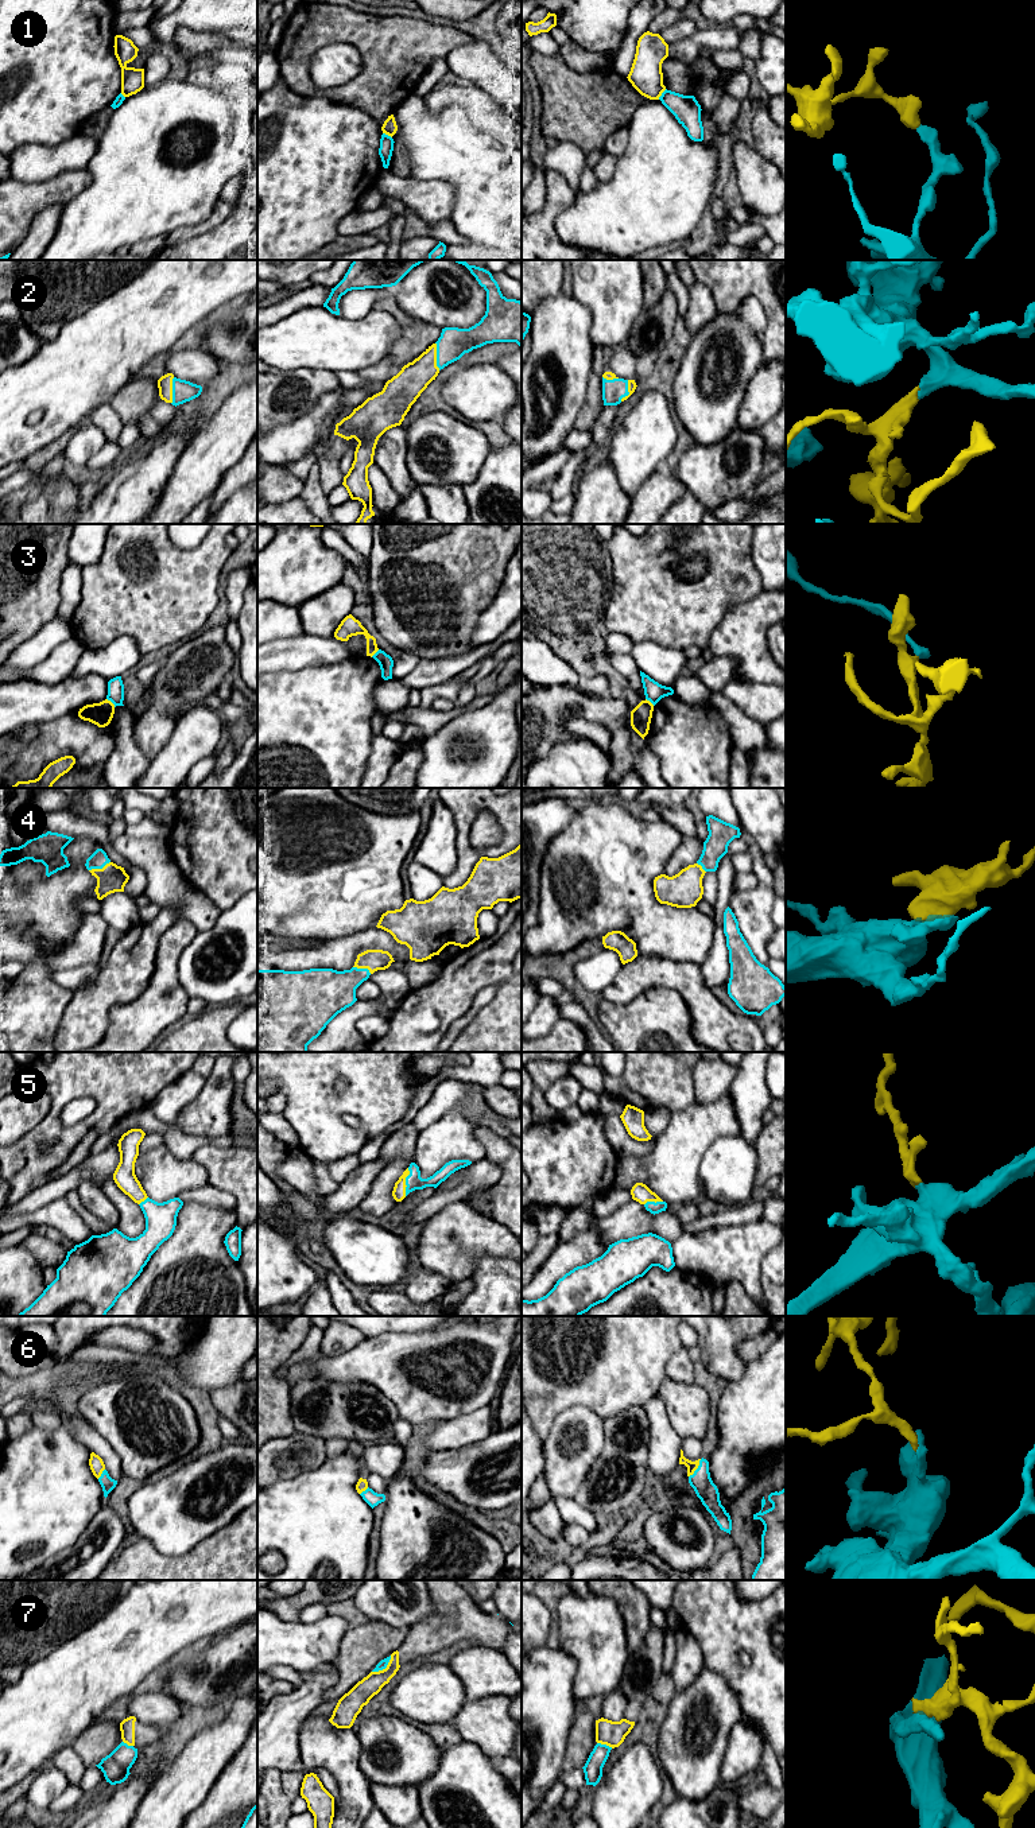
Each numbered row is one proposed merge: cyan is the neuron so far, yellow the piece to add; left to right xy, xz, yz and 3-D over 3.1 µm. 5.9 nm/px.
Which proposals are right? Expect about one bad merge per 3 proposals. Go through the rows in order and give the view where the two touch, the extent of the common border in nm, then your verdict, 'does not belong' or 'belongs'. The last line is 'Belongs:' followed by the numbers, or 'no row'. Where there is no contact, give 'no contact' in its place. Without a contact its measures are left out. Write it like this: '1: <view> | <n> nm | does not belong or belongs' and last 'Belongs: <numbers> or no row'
1: yz | 80 nm | does not belong
2: xz | 170 nm | belongs
3: xy | 80 nm | does not belong
4: xy | 140 nm | belongs
5: xz | 170 nm | belongs
6: yz | 130 nm | belongs
7: xz | 160 nm | does not belong
Belongs: 2, 4, 5, 6

